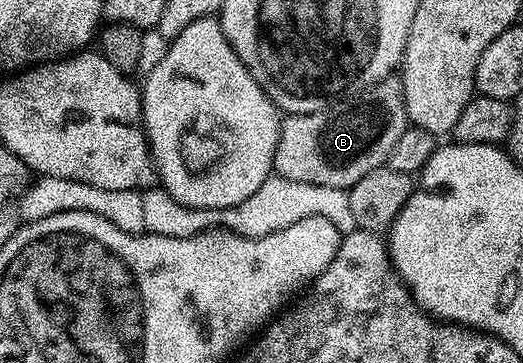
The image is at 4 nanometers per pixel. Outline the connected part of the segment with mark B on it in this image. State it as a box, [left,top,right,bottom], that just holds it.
[273,76,408,190]

